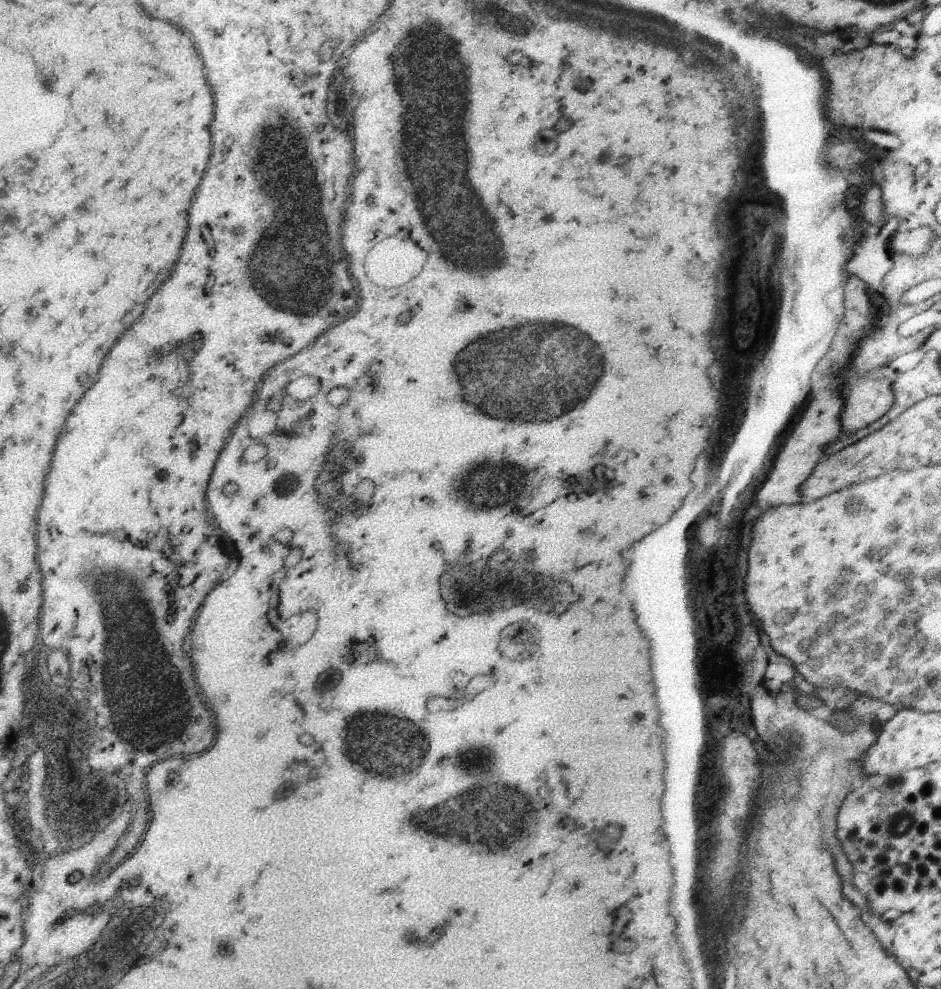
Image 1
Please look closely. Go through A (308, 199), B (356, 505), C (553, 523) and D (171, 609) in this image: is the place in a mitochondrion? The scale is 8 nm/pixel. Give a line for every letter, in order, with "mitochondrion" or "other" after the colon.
A: mitochondrion
B: other
C: other
D: other

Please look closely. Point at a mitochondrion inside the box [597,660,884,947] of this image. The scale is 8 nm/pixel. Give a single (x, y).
(726, 807)

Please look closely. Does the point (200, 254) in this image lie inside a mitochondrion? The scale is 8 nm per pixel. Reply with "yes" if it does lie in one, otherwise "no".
no

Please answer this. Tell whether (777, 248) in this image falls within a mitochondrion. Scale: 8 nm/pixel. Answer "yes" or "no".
no

